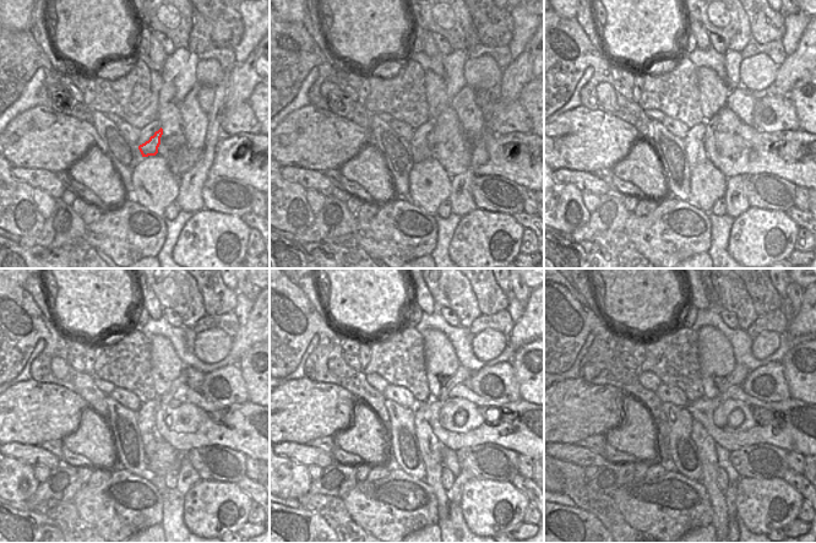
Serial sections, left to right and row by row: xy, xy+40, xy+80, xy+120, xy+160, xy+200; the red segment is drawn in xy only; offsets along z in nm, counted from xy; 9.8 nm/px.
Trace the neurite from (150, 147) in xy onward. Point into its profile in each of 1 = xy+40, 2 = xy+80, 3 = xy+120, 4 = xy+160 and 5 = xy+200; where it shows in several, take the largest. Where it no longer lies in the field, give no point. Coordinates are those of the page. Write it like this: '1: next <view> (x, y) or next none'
1: next xy+40 (433, 134)
2: next xy+80 (712, 123)
3: next xy+120 (163, 400)
4: next xy+160 (462, 375)
5: next xy+200 (738, 375)

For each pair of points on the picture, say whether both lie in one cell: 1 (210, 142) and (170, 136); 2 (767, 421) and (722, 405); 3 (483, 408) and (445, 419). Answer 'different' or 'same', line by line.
1: different
2: same
3: same

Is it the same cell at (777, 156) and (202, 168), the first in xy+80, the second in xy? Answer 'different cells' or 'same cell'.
different cells

